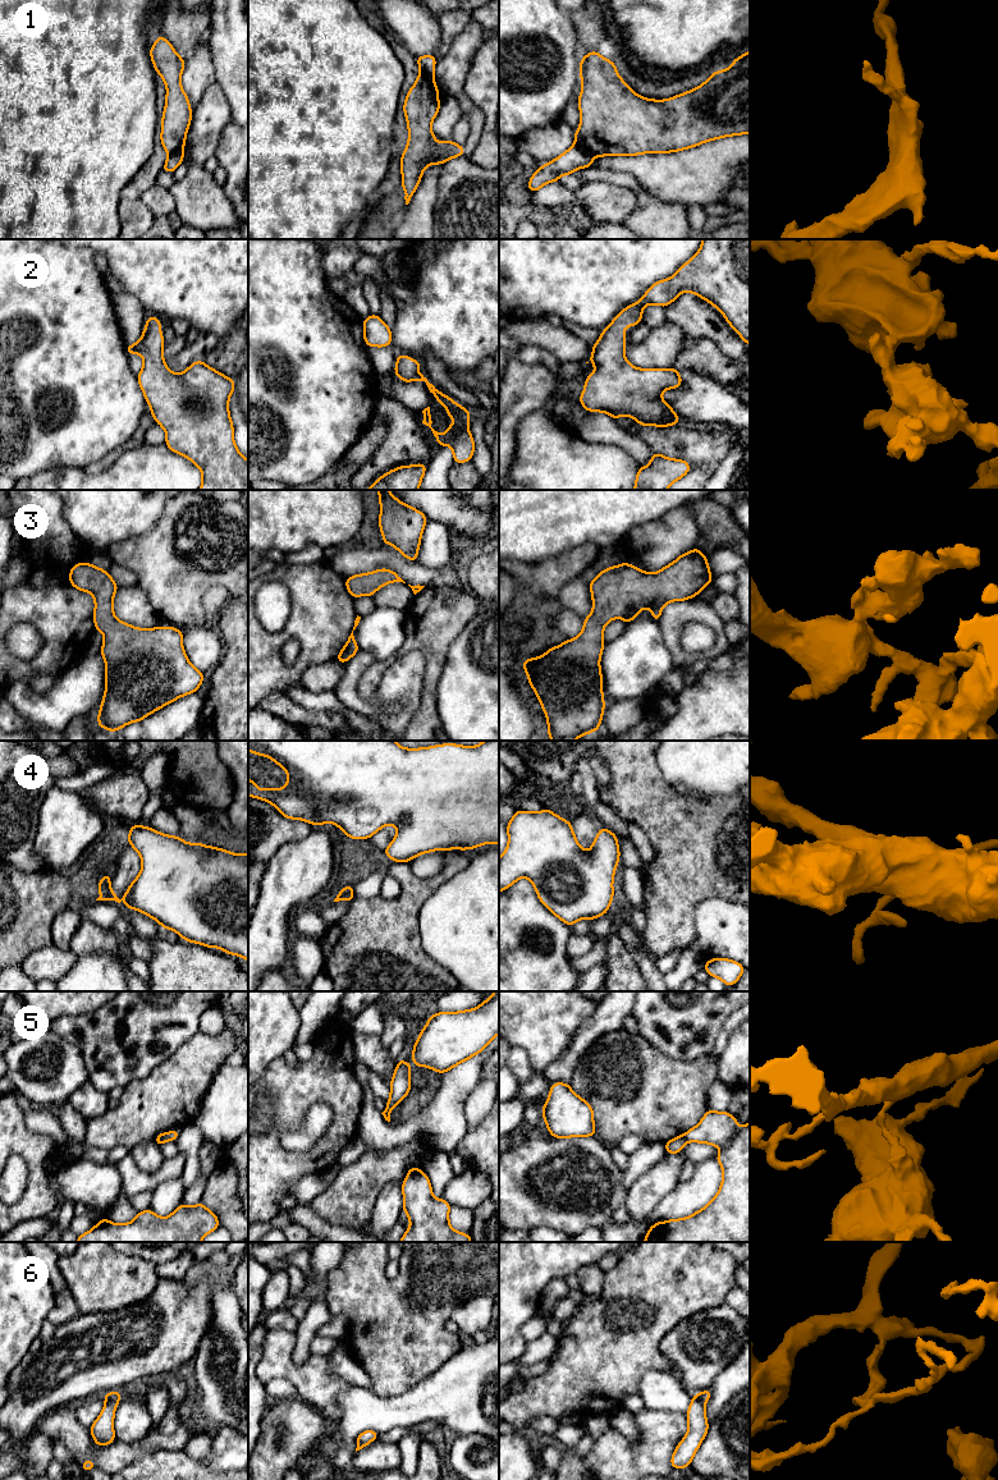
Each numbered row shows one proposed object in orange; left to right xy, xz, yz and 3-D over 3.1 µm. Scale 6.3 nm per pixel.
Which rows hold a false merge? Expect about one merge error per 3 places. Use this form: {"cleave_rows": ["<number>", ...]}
{"cleave_rows": ["1", "5", "6"]}

